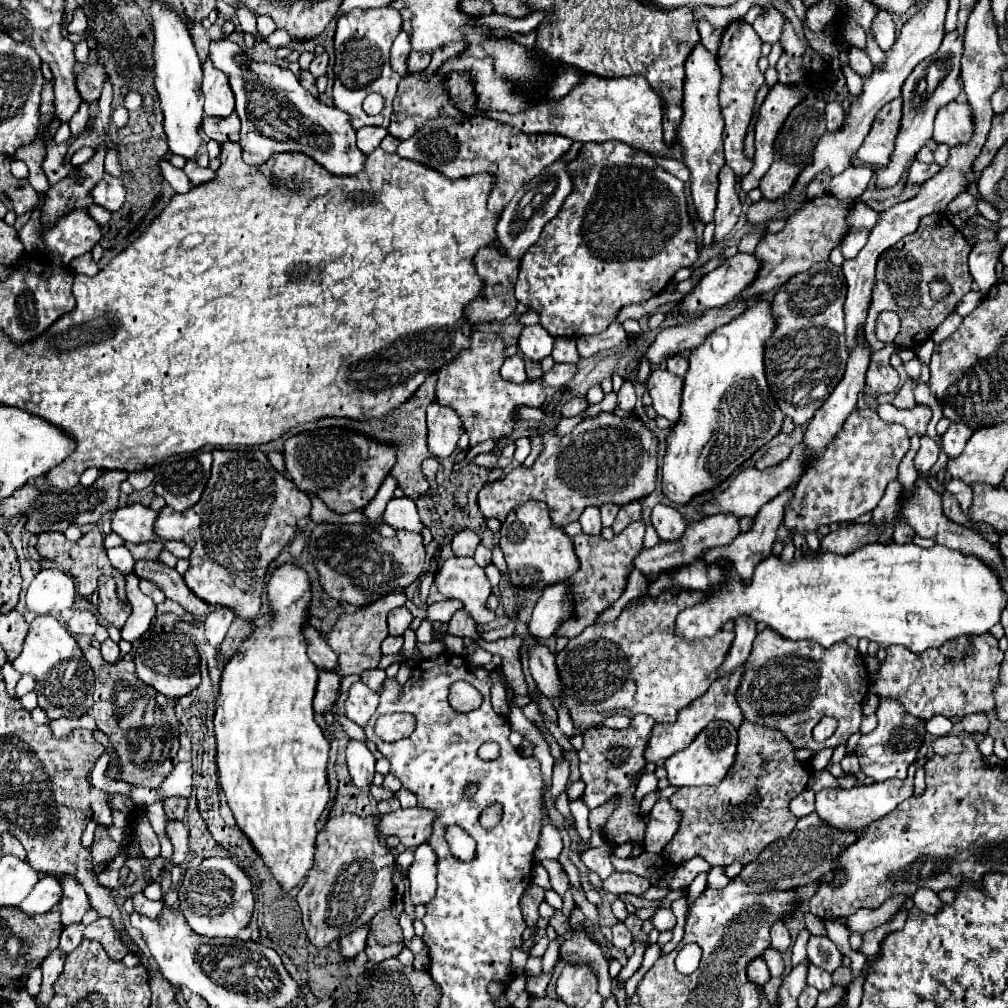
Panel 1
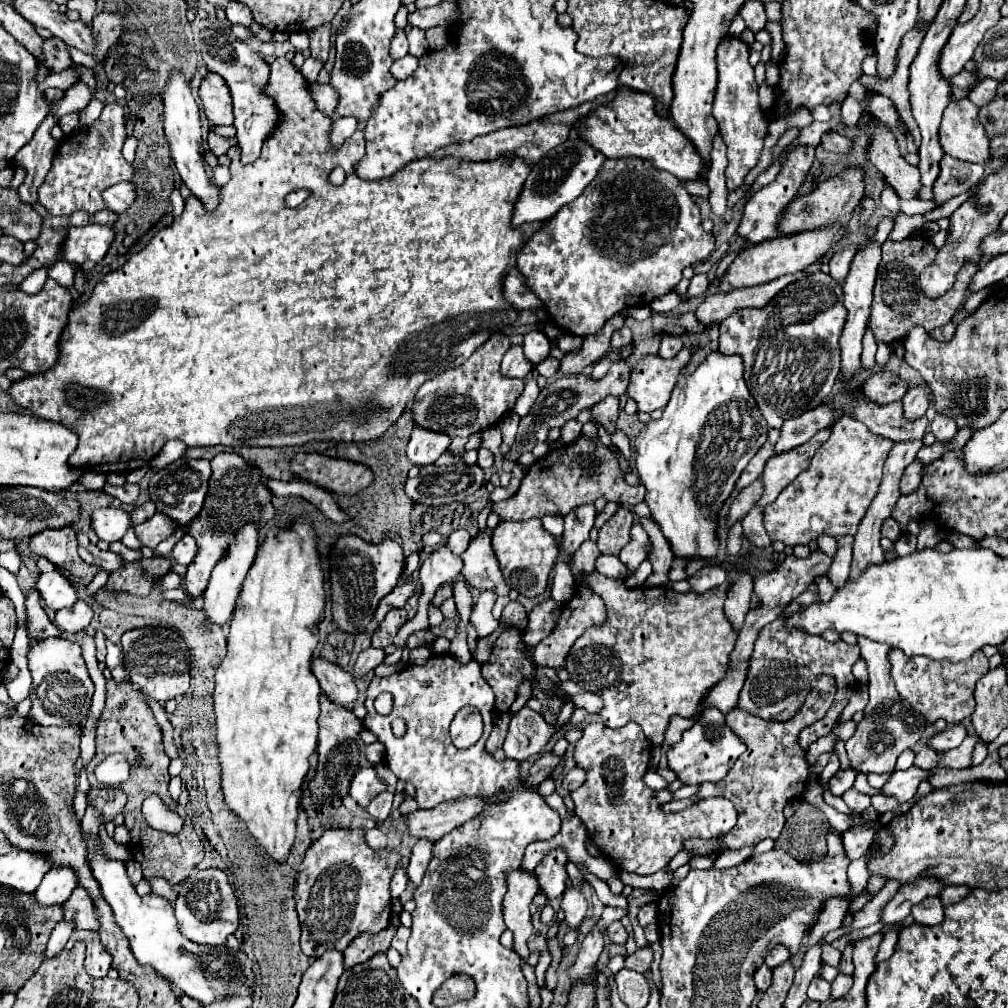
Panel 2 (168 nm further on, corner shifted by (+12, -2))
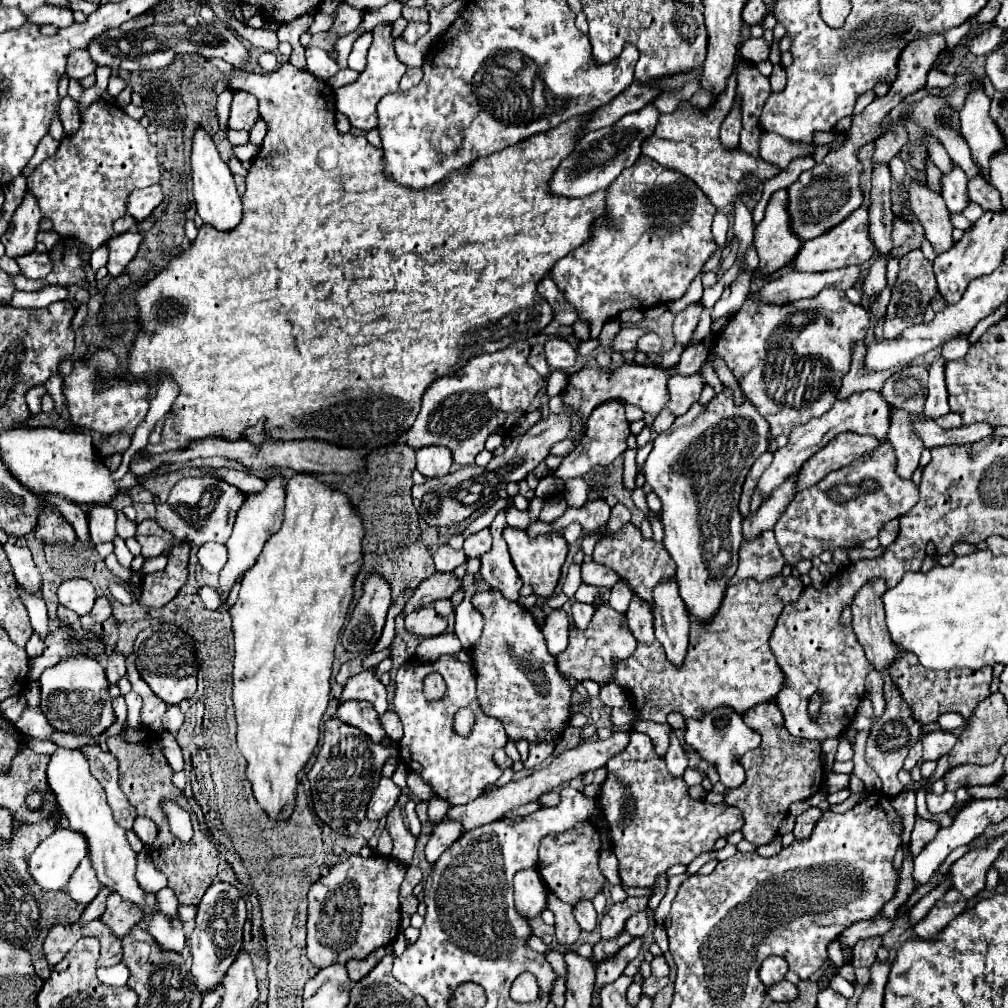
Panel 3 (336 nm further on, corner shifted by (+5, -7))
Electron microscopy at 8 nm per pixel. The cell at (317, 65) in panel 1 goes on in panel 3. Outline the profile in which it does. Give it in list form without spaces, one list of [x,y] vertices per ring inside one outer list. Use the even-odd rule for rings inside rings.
[[[340,4],[336,14],[334,14],[334,24],[332,24],[332,28],[326,34],[330,38],[340,38],[340,36],[346,36],[346,34],[354,32],[360,26],[360,22],[362,22],[360,16],[362,16],[360,10],[352,8],[348,4]]]

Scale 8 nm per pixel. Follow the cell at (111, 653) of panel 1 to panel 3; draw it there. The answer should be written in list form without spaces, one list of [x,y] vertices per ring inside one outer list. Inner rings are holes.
[[[112,652],[106,656],[104,660],[104,670],[106,676],[112,684],[116,684],[124,674],[126,674],[126,664],[124,664],[124,656],[120,652]]]

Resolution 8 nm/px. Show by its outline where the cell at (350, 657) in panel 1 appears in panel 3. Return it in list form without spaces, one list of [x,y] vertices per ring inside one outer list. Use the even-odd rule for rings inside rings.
[[[452,572],[448,574],[432,574],[430,578],[422,580],[420,586],[414,590],[414,596],[406,602],[404,614],[406,612],[414,612],[416,608],[428,606],[440,598],[450,598],[456,590],[458,590],[460,582],[456,580],[456,576]]]

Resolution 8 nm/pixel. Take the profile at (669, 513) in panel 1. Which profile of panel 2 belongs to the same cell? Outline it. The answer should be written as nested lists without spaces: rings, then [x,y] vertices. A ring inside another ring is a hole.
[[[641,519],[641,525],[647,529],[649,533],[649,539],[653,543],[653,551],[649,553],[649,561],[653,565],[653,573],[647,577],[647,583],[649,587],[659,587],[659,585],[667,585],[669,583],[669,569],[671,569],[671,563],[675,559],[671,547],[669,547],[669,541],[661,535],[661,529],[657,527],[657,523],[653,523],[653,519]]]

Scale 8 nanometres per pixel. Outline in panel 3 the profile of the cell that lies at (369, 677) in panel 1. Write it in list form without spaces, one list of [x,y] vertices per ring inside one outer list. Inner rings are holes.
[[[387,711],[379,716],[381,726],[386,731],[387,735],[394,741],[400,741],[403,736],[403,726],[396,713]]]

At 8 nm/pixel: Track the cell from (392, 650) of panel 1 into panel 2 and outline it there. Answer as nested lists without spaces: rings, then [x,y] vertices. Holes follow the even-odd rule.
[[[375,647],[365,649],[365,651],[357,657],[357,661],[355,661],[355,675],[365,677],[365,675],[371,673],[383,659],[385,659],[385,651],[383,651],[383,649],[375,649]]]

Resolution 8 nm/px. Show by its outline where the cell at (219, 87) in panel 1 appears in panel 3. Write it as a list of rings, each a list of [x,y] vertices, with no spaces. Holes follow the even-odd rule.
[[[234,90],[228,128],[250,130],[256,120],[258,120],[258,100],[244,90]]]

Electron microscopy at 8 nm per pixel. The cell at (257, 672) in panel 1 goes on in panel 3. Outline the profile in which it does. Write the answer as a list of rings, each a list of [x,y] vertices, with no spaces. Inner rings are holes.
[[[304,474],[292,476],[292,480],[286,486],[286,510],[284,510],[282,528],[268,538],[256,564],[244,574],[242,586],[240,586],[240,596],[236,600],[236,604],[230,608],[232,630],[234,630],[234,652],[236,652],[234,654],[234,674],[232,674],[232,678],[234,678],[232,700],[234,700],[234,708],[236,708],[236,738],[238,738],[238,748],[240,748],[242,756],[246,758],[246,776],[252,784],[252,792],[256,796],[256,802],[260,804],[260,808],[264,808],[264,812],[268,812],[268,816],[272,816],[272,820],[288,820],[288,816],[292,814],[292,808],[296,804],[298,774],[304,770],[310,756],[314,754],[314,748],[318,746],[320,720],[322,720],[322,714],[326,712],[328,694],[330,694],[334,646],[338,642],[338,634],[344,626],[348,606],[350,606],[350,600],[354,594],[354,590],[352,590],[354,576],[358,574],[358,568],[362,566],[362,546],[360,546],[362,536],[364,536],[362,520],[360,520],[358,512],[352,510],[350,500],[342,492],[336,492],[328,484],[314,480],[310,476],[304,476]]]

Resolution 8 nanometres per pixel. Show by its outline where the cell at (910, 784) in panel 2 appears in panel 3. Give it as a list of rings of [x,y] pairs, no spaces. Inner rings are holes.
[[[998,756],[996,762],[988,764],[988,766],[976,766],[976,764],[954,766],[944,774],[946,790],[954,792],[958,786],[992,784],[1002,774],[1002,762],[1004,762],[1004,756]]]

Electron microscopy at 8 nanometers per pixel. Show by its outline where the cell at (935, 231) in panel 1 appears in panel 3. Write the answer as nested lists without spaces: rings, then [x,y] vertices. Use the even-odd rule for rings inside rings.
[[[912,250],[904,258],[900,258],[900,272],[892,286],[892,298],[884,318],[884,338],[896,338],[904,328],[922,324],[922,316],[936,294],[938,294],[938,288],[932,272],[932,262],[926,260],[920,250]]]

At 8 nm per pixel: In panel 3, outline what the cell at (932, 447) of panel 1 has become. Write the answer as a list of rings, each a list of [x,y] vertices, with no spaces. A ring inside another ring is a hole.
[[[884,442],[880,448],[856,458],[852,464],[830,472],[812,488],[798,492],[774,526],[786,562],[796,564],[802,558],[814,558],[824,550],[832,552],[840,546],[860,546],[860,542],[878,536],[888,520],[906,514],[918,502],[920,492],[912,480],[898,478],[894,468],[896,456],[892,444]]]

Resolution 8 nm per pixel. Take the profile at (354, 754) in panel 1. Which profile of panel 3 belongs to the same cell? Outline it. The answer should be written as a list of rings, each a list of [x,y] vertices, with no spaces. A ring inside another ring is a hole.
[[[380,778],[380,784],[376,786],[368,808],[366,808],[366,818],[368,820],[382,820],[388,816],[388,812],[394,808],[396,800],[400,796],[400,788],[390,780],[390,778]]]

